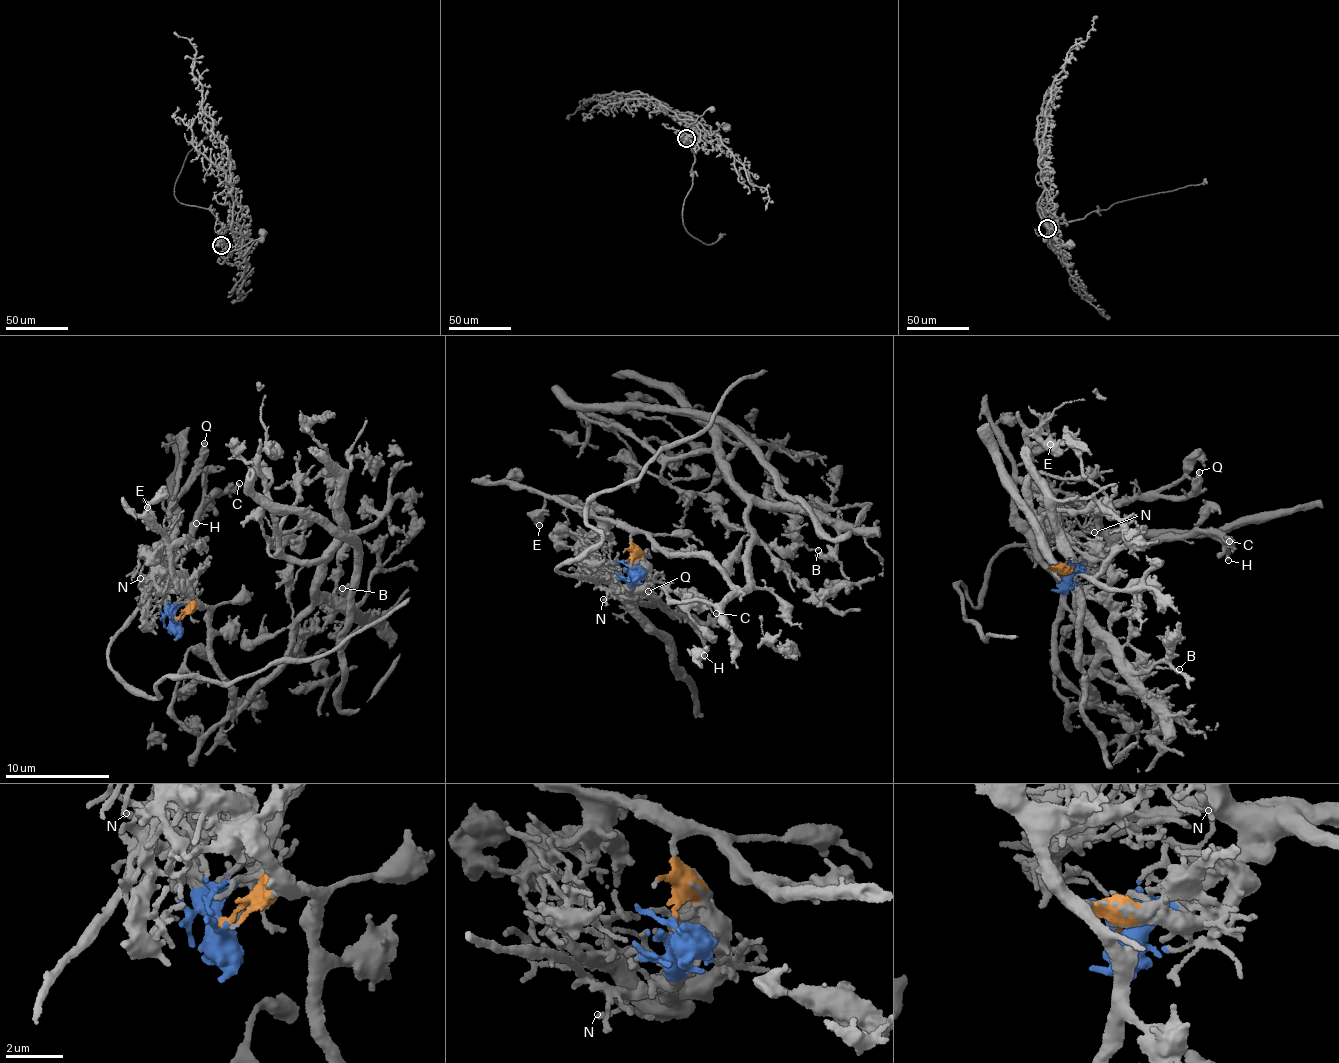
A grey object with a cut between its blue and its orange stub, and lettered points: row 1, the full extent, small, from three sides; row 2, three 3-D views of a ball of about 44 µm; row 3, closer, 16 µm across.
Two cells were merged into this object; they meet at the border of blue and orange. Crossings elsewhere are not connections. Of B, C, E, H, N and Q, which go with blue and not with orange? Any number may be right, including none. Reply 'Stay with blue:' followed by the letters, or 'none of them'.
Stay with blue: C, H, N, Q

